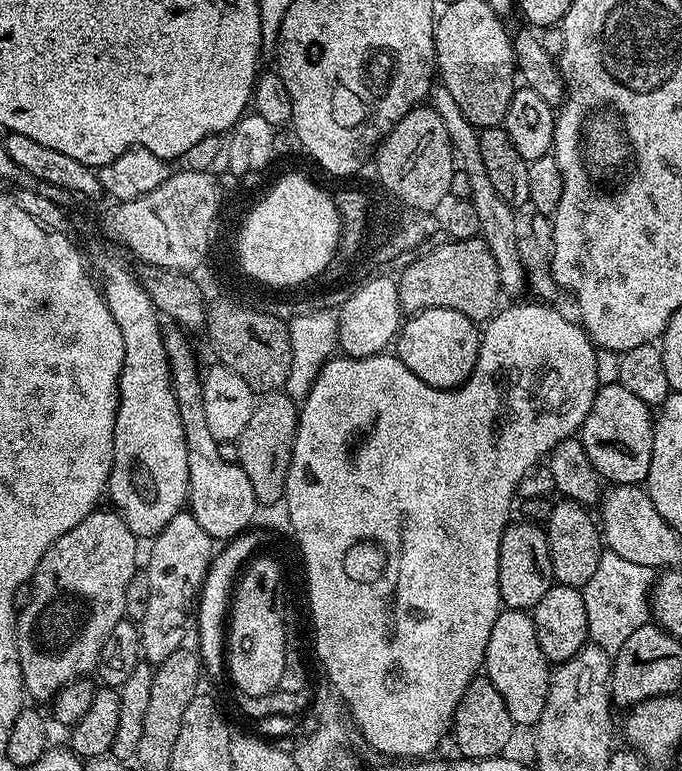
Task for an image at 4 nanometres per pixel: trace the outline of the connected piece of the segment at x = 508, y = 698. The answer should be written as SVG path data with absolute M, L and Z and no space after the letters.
M518 608L500 611L494 630L490 630L490 642L486 642L482 668L494 690L502 694L513 725L534 726L540 721L542 706L546 706L550 661L542 654L542 646L538 646L536 627L527 611Z

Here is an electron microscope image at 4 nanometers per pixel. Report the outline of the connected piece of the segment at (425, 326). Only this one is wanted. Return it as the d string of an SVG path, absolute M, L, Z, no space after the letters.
M427 308L401 323L394 352L415 376L422 378L422 382L435 388L459 388L474 370L481 335L477 321L466 318L466 314L458 310Z

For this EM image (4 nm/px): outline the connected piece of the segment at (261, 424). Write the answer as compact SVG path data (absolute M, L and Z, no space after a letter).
M283 391L273 392L257 399L254 414L250 414L250 422L246 422L246 430L242 430L240 439L235 441L239 466L246 478L250 478L250 486L254 486L254 494L261 505L284 499L299 417L297 401Z

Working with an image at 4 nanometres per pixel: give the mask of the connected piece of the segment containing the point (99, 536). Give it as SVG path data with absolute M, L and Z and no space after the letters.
M97 510L91 512L82 522L78 522L78 526L74 526L74 530L62 534L62 538L58 538L58 542L54 542L54 546L50 546L50 550L46 550L42 554L42 558L36 567L36 572L30 581L32 593L28 596L28 605L25 608L23 605L16 617L18 662L22 666L22 678L24 679L22 688L23 691L28 691L34 699L44 700L44 702L51 701L52 697L56 693L61 692L70 681L87 677L95 669L98 662L98 654L102 650L102 642L106 642L110 630L114 630L114 626L118 626L118 622L125 619L126 586L130 586L130 578L138 570L138 564L136 564L136 544L138 544L137 536L130 530L130 526L126 526L126 522L122 519L119 512L115 510L109 510L109 512Z

